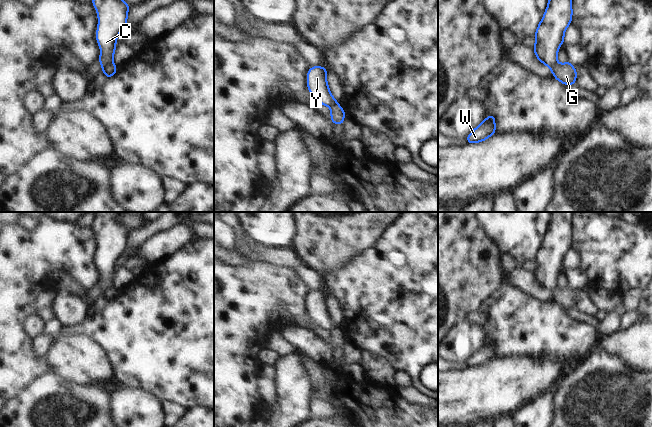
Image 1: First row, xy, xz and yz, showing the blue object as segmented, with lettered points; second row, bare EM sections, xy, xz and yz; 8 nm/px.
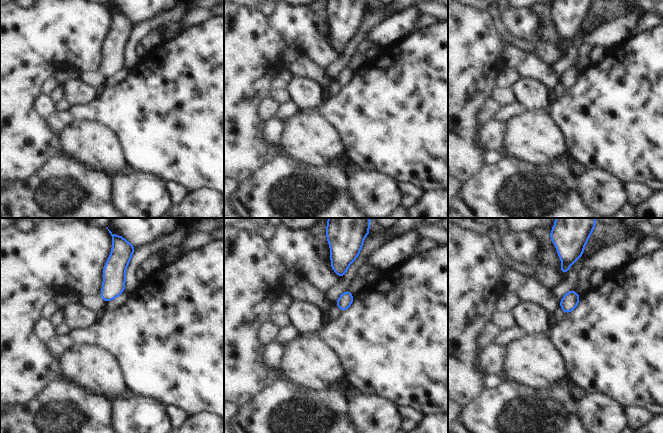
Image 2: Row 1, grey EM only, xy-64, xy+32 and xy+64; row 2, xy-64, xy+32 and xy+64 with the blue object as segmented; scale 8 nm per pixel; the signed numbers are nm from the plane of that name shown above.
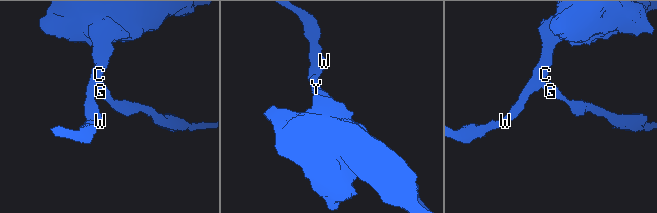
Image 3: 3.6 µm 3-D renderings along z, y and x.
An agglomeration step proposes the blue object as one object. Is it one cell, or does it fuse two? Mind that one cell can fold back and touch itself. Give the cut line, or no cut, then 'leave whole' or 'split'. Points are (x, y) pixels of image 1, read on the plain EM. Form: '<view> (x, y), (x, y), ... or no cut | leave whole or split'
xy (112, 286), (103, 294) | split

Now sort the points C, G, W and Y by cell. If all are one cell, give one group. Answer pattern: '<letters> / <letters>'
C W Y / G

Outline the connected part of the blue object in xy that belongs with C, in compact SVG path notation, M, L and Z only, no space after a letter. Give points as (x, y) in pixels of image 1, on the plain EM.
M96 212L91 226L98 238L96 263L101 274L98 285L103 294L113 287L117 260L127 248L129 229L120 222L119 216L120 212Z

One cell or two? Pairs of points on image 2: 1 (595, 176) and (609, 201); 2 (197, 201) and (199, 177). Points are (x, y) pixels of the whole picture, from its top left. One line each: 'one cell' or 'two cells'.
1: one cell
2: two cells

